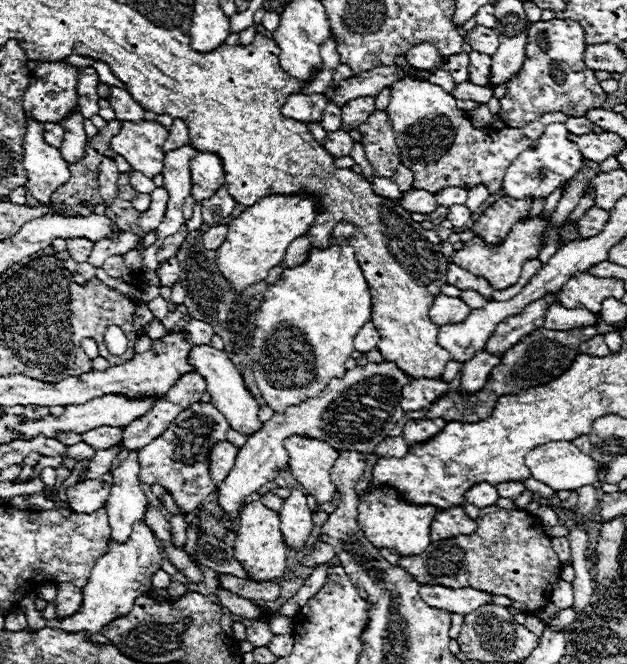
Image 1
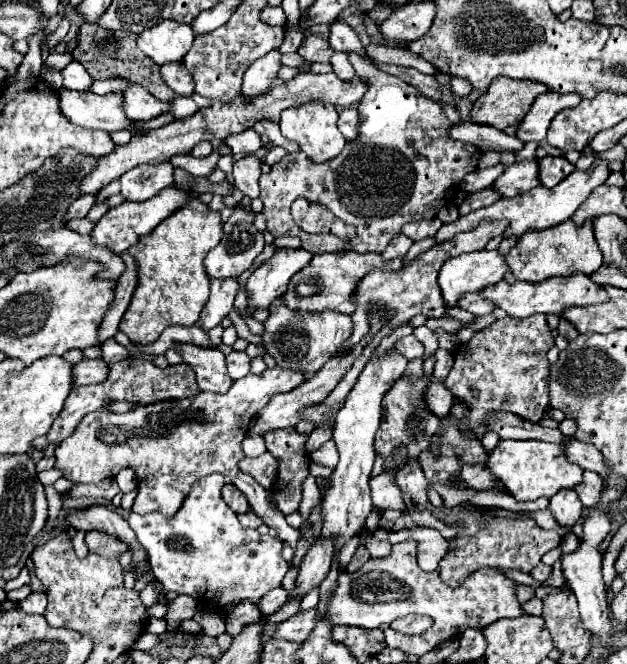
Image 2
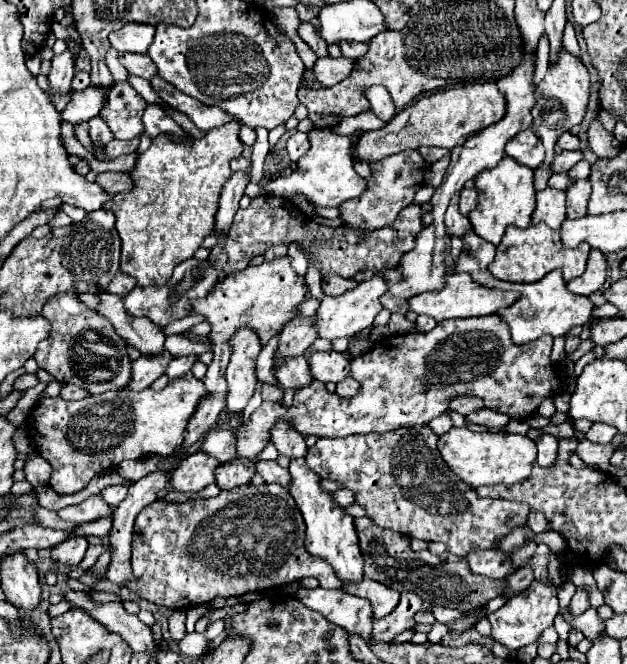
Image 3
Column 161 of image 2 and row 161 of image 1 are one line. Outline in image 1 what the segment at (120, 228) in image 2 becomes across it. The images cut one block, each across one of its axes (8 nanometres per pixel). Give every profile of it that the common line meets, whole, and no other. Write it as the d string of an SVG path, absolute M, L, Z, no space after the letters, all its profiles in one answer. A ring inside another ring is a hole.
M200 152L192 162L192 196L196 200L210 198L224 184L224 168L218 154Z

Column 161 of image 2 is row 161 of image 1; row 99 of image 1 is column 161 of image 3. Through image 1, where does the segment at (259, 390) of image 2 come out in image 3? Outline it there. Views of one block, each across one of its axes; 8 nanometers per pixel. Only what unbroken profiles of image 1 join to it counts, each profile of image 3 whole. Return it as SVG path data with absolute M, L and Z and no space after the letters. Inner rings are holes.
M188 372L172 380L160 392L150 388L132 392L124 388L100 396L86 396L78 402L68 402L60 396L40 398L30 412L30 424L32 430L42 430L42 436L32 434L32 440L38 444L42 458L52 466L50 488L60 496L74 494L86 488L94 474L114 470L126 458L172 454L174 448L182 444L182 432L188 418L204 394L202 380Z

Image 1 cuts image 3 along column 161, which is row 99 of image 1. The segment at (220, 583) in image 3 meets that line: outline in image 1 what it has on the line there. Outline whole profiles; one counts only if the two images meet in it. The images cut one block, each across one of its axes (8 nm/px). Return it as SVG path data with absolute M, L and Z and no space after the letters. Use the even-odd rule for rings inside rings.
M540 20L530 24L528 28L528 38L526 38L526 58L522 68L518 70L516 78L512 78L512 82L508 82L506 88L506 96L500 100L500 118L508 128L520 128L536 118L540 118L540 114L546 114L548 110L560 110L566 116L584 116L588 110L592 110L594 106L600 108L606 102L606 94L600 88L600 82L594 76L594 70L586 68L582 54L584 54L584 30L576 20Z

